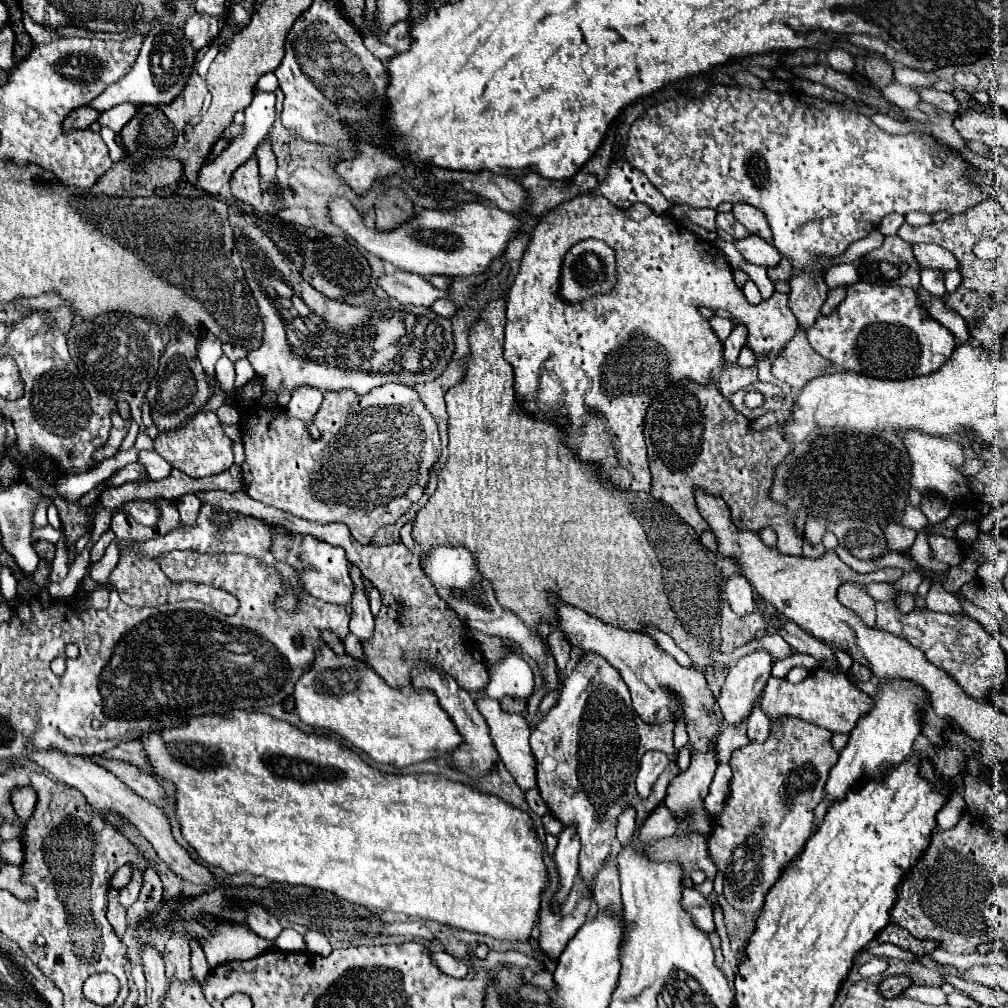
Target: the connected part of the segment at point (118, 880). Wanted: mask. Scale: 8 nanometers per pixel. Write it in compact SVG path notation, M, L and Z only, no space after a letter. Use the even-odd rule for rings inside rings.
M128 863L128 865L124 865L124 867L120 867L116 871L116 875L112 877L112 887L120 891L120 889L124 889L130 883L130 879L132 879L132 865Z

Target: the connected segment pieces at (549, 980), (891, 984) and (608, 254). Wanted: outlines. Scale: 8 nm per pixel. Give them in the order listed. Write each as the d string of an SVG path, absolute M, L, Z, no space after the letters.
M548 970L541 971L539 974L534 974L530 981L526 983L526 985L531 986L539 986L544 990L554 990L555 983L553 979L553 975Z
M906 975L890 977L890 979L884 979L878 987L880 987L880 995L884 995L888 999L894 999L896 995L900 995L904 989L910 987L910 979Z
M584 239L572 245L564 257L560 289L558 289L560 299L564 299L564 303L580 303L584 299L610 293L616 287L616 259L614 257L616 257L614 251L604 241Z

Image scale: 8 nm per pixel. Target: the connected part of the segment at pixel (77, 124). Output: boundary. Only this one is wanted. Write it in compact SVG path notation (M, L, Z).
M78 107L76 111L72 111L66 117L66 121L62 123L62 129L64 129L64 133L70 133L74 129L88 129L98 117L100 117L98 111L94 111L90 107Z

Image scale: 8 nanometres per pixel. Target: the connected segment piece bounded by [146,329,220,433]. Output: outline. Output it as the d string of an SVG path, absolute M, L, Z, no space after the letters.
M180 329L166 345L166 351L160 359L160 369L156 377L150 383L146 401L150 405L150 415L154 419L154 425L160 433L178 431L180 427L186 427L190 419L194 419L200 409L208 403L208 399L220 391L220 383L206 375L206 371L200 365L200 359L196 357L196 339Z

